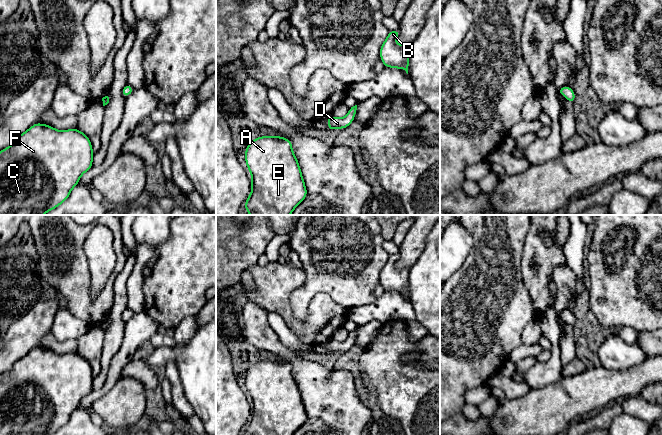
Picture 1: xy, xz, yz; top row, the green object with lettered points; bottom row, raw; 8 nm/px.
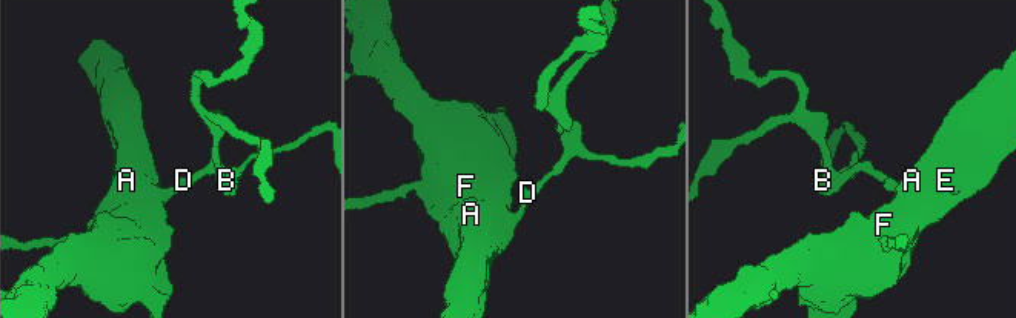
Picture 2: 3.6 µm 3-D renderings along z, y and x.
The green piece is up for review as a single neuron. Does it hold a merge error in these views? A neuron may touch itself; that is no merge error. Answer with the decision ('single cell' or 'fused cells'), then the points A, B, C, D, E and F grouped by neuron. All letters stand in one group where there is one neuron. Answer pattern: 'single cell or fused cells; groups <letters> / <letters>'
single cell; groups A B C D E F

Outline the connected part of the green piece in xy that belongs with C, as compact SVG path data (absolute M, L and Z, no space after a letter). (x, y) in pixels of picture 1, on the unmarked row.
M41 347L32 349L27 355L19 359L11 370L0 375L0 435L51 435L55 433L69 421L80 401L93 390L93 380L94 376L89 362L77 352L59 355Z

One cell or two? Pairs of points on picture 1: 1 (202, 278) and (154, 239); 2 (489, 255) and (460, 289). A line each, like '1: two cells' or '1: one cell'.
1: two cells
2: one cell

